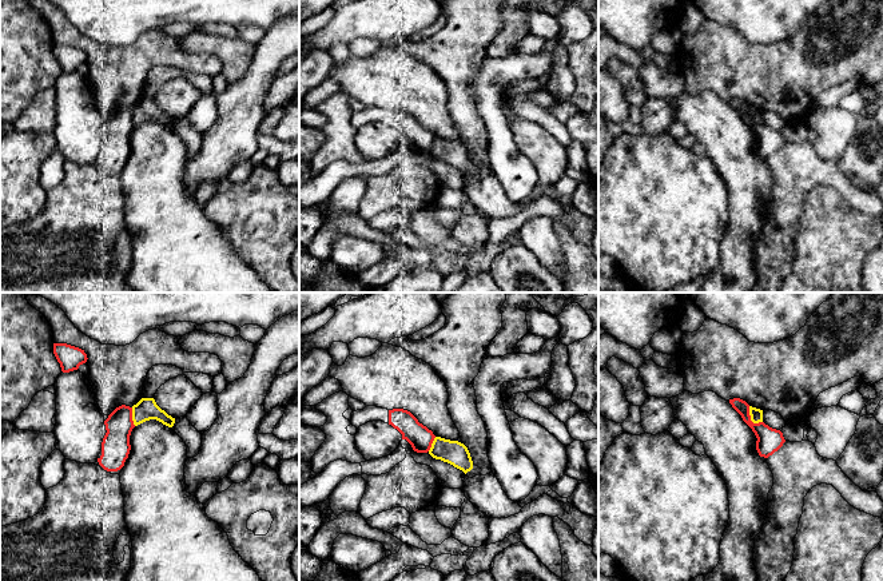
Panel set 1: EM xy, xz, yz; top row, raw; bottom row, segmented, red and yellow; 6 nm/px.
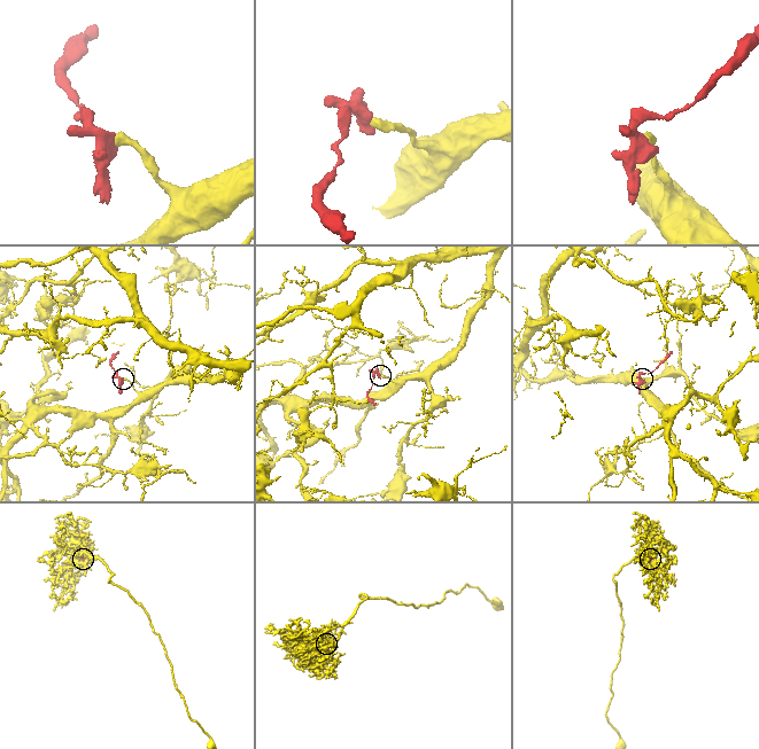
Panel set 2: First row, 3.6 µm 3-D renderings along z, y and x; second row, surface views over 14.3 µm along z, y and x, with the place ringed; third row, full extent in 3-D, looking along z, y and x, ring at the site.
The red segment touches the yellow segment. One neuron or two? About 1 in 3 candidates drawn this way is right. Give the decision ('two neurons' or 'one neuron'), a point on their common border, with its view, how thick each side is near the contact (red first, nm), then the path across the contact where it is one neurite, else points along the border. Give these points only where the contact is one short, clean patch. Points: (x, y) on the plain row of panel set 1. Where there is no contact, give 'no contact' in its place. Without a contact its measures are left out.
two neurons | yz (750, 119) | 150/80 nm | along yz (748, 107), (751, 120), (762, 123)

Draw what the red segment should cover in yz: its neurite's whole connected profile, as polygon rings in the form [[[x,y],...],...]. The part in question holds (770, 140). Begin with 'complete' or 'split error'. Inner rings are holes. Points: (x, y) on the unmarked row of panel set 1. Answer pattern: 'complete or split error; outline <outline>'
complete; outline [[[729,100],[732,108],[741,116],[743,122],[752,130],[757,142],[756,151],[760,158],[768,159],[775,152],[777,152],[785,143],[783,134],[780,131],[772,130],[764,123],[753,124],[749,116],[749,106],[740,100]]]

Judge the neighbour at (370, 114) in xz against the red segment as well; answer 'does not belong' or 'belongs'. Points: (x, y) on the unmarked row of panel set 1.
belongs

